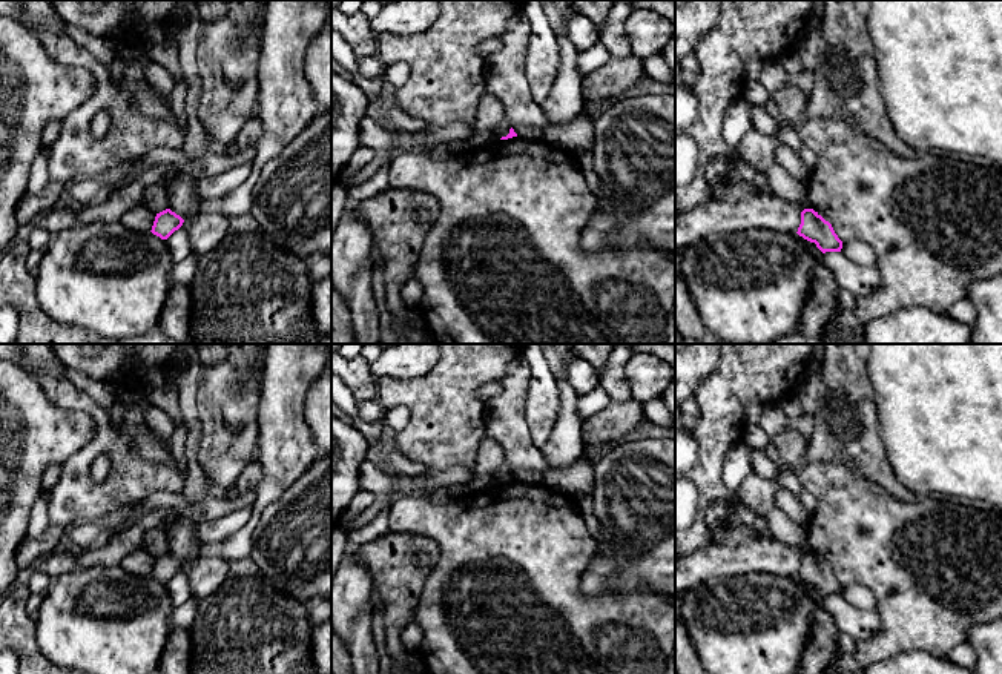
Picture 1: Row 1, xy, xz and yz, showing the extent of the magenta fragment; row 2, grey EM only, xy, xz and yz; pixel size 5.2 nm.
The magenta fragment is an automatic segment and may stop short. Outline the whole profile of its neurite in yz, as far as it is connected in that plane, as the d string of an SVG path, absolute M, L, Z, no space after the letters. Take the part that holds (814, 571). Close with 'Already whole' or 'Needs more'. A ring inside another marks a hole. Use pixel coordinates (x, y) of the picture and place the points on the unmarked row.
M804 553L801 556L801 568L796 577L810 586L815 586L822 597L841 596L842 593L842 585L835 577L832 568L813 553Z. Already whole

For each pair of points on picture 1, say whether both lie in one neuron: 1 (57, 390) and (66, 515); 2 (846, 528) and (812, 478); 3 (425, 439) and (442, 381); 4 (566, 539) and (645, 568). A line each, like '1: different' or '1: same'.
1: same
2: same
3: same
4: different

